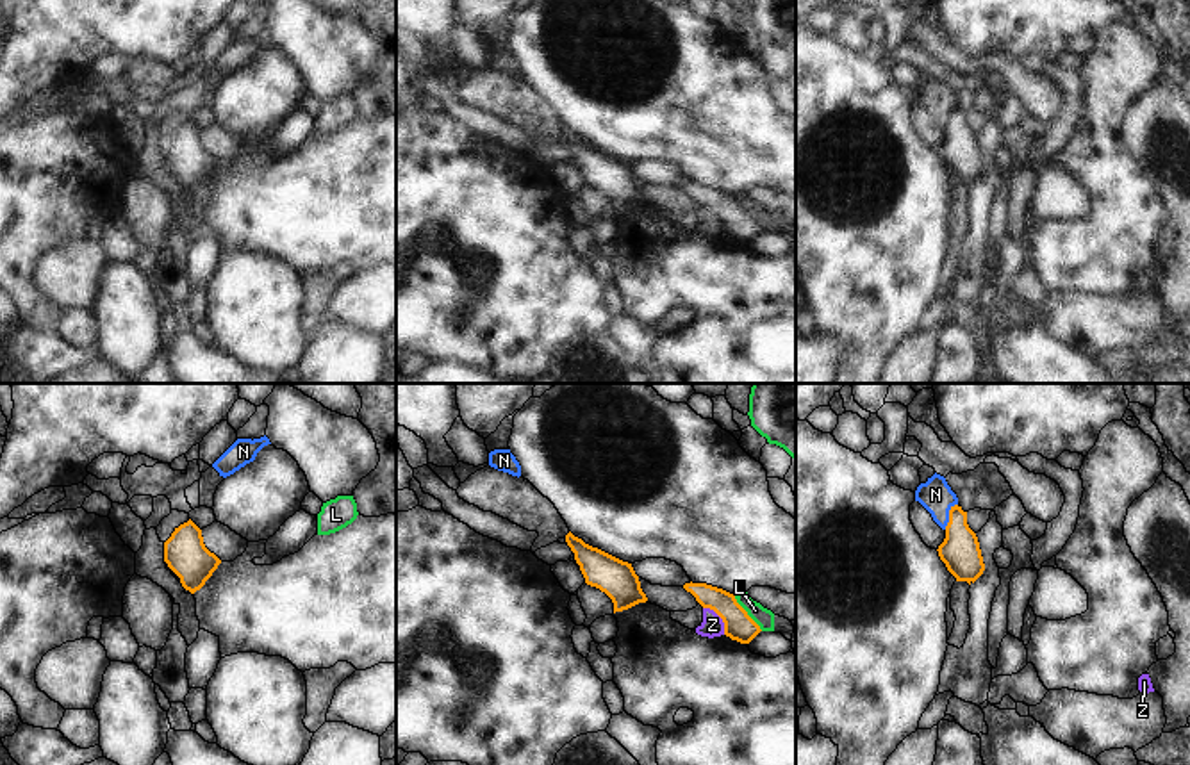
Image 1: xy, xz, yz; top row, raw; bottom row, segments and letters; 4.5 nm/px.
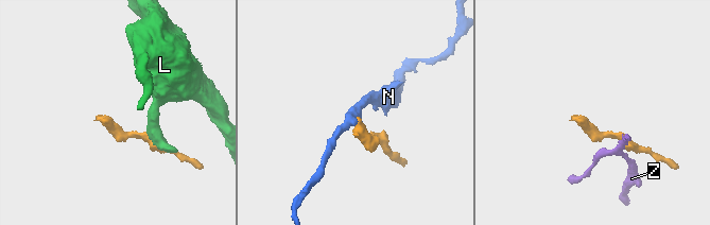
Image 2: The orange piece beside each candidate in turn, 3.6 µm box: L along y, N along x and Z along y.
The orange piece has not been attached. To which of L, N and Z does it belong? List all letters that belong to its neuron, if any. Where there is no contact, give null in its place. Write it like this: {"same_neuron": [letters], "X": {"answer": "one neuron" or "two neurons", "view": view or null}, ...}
{"same_neuron": [], "L": {"answer": "two neurons", "view": "xz"}, "N": {"answer": "two neurons", "view": "yz"}, "Z": {"answer": "two neurons", "view": "xz"}}

